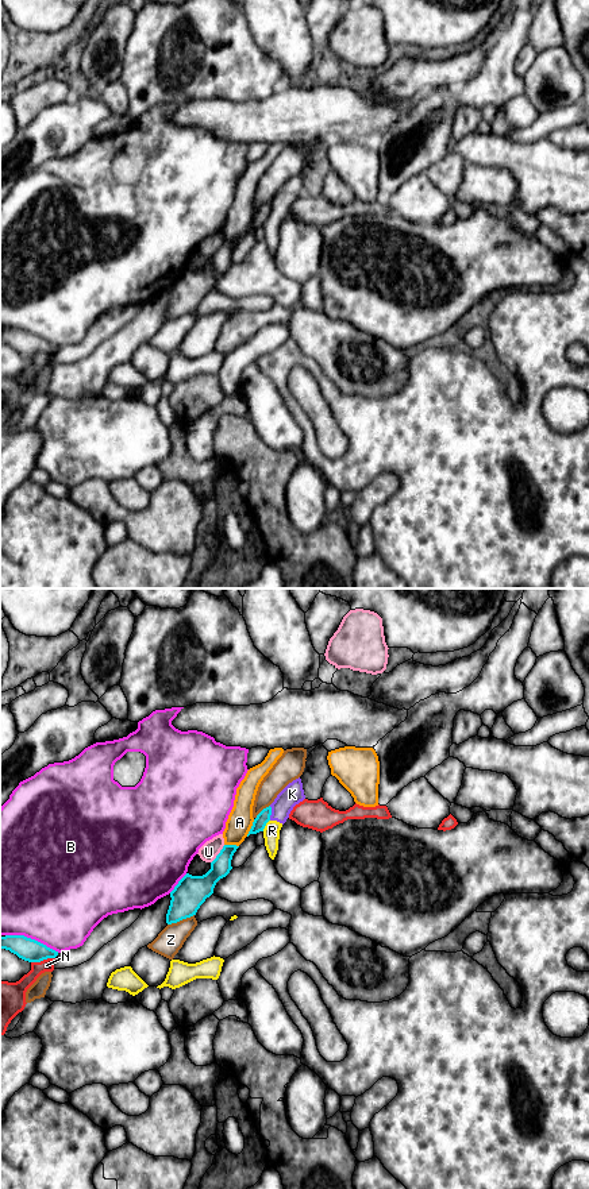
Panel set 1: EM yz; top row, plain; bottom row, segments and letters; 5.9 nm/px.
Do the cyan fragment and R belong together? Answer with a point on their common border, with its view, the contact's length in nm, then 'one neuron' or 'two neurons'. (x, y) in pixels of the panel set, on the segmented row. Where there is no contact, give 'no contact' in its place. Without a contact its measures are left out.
meets cyan in yz at (265, 825); contact 80 nm long; two neurons

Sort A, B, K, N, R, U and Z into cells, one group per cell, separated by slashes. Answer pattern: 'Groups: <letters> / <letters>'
Groups: A / B / K R / N / U / Z

